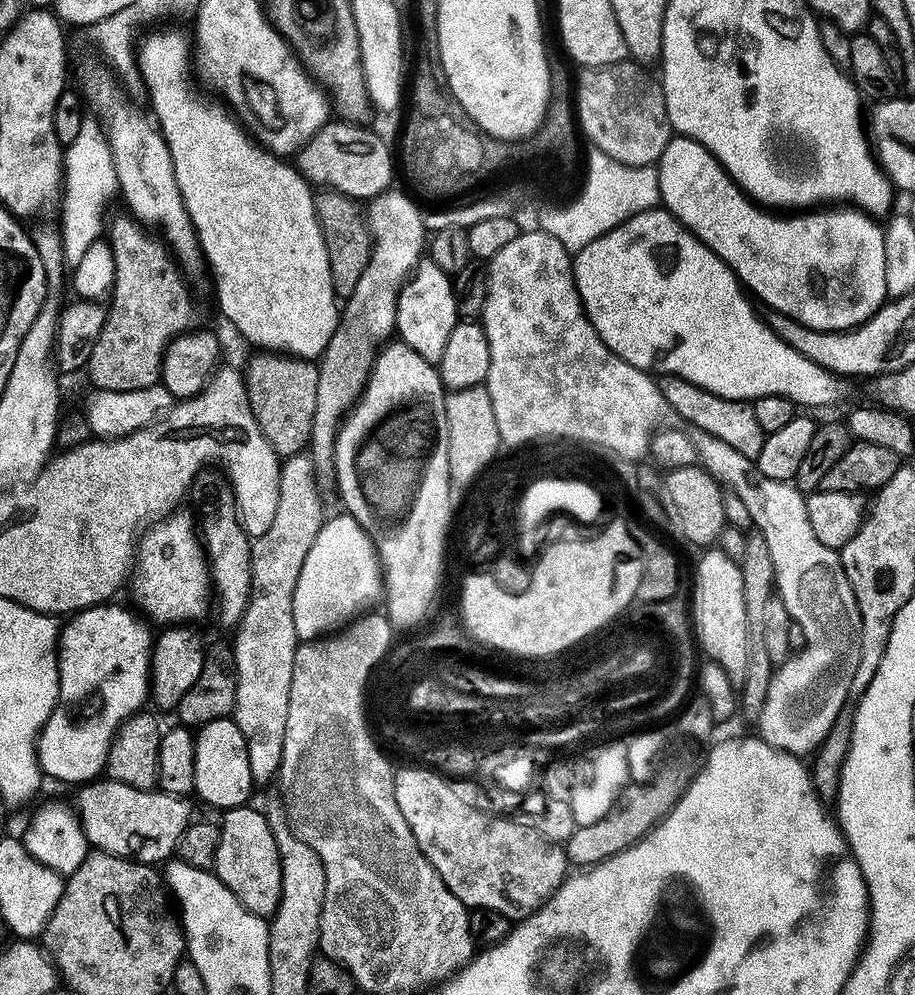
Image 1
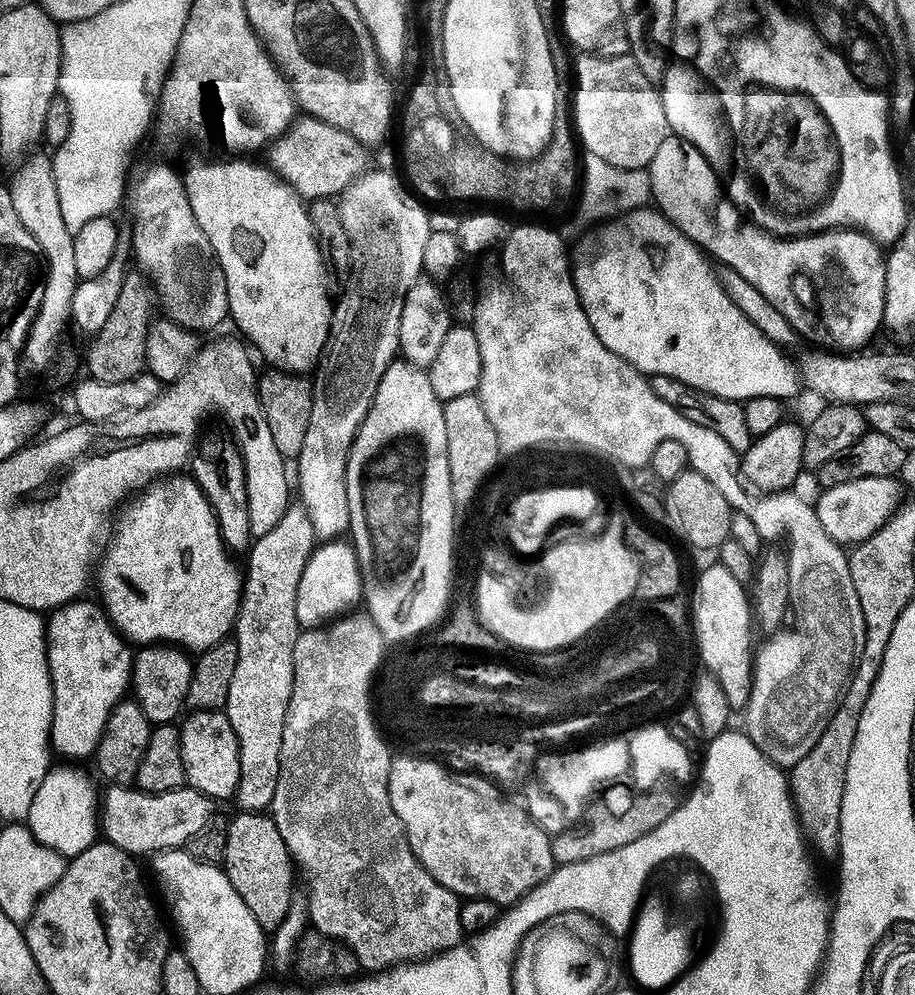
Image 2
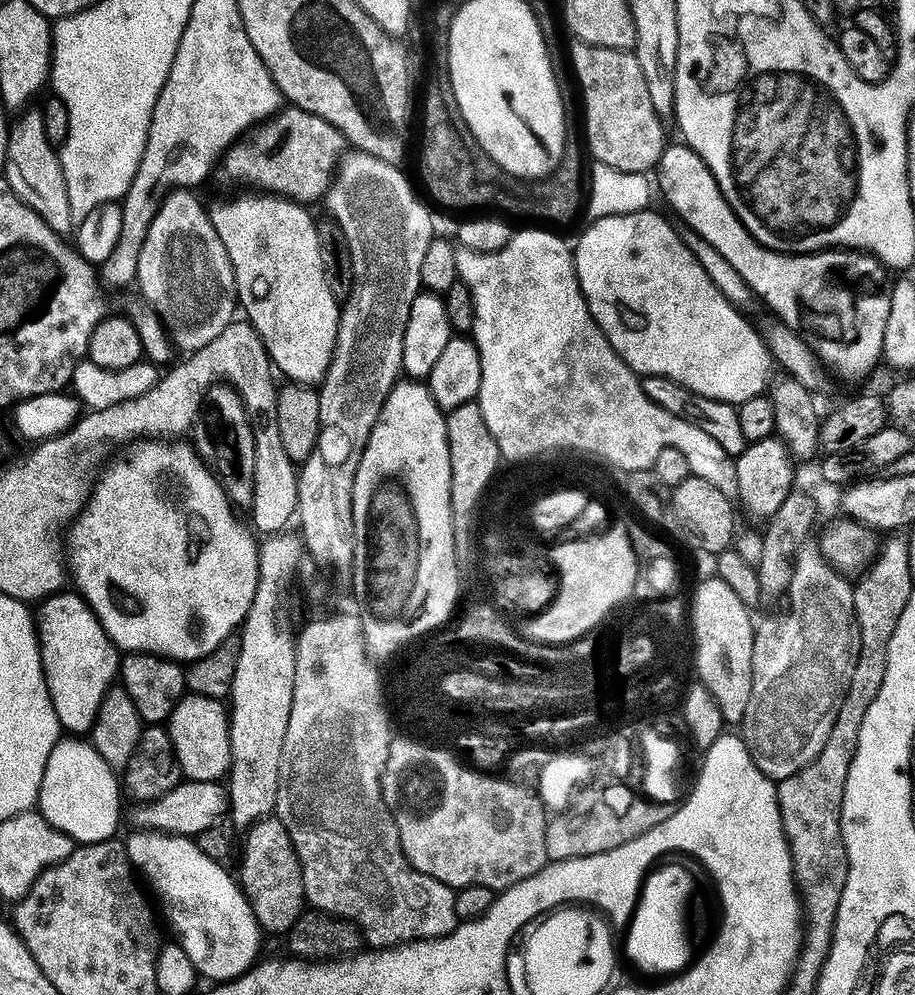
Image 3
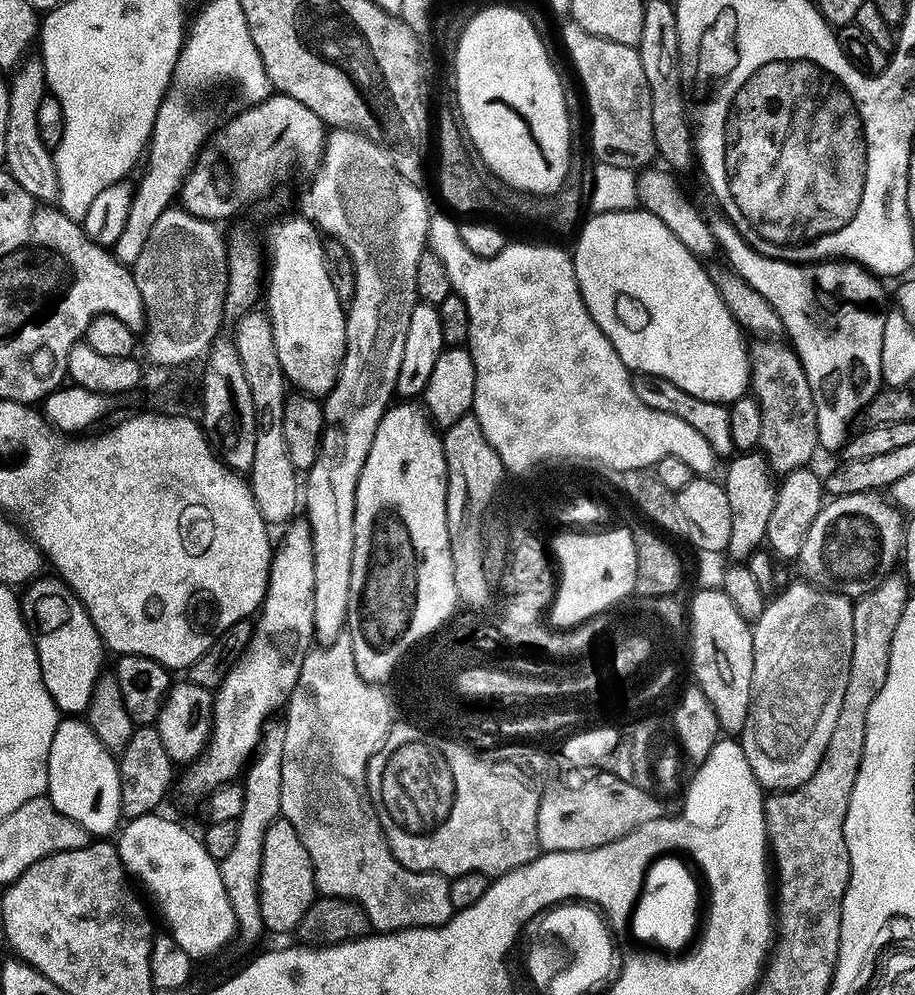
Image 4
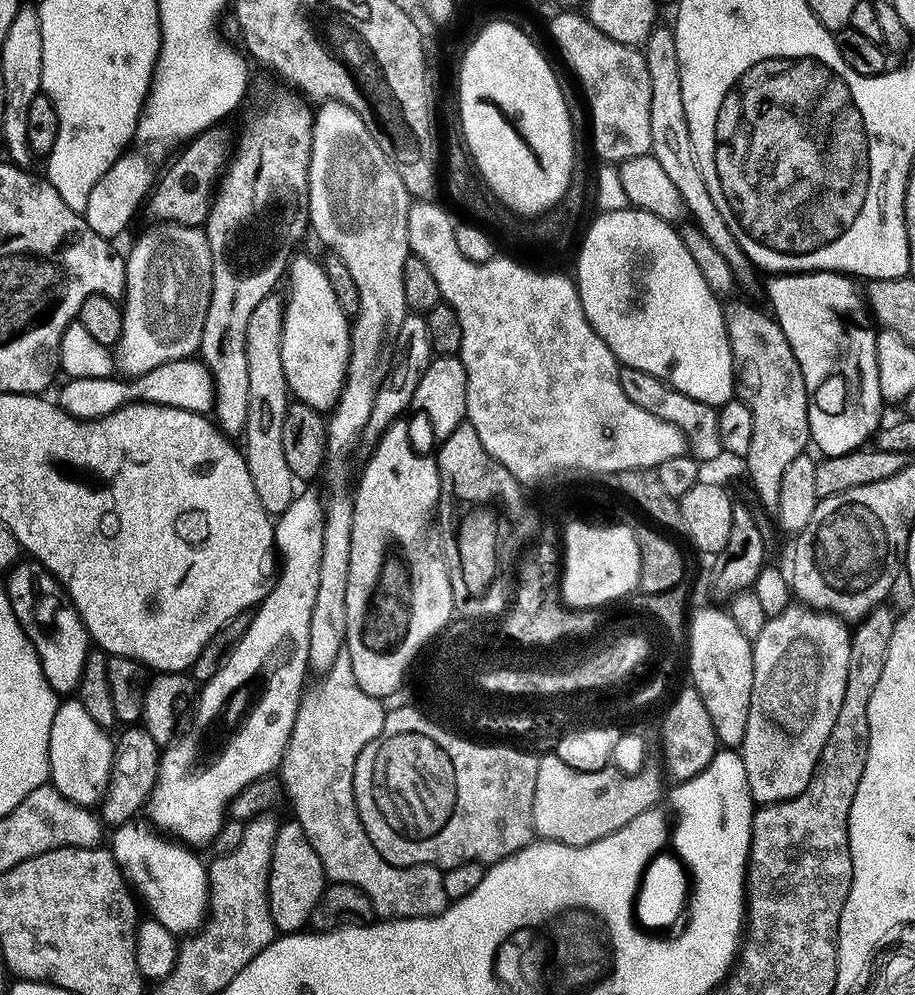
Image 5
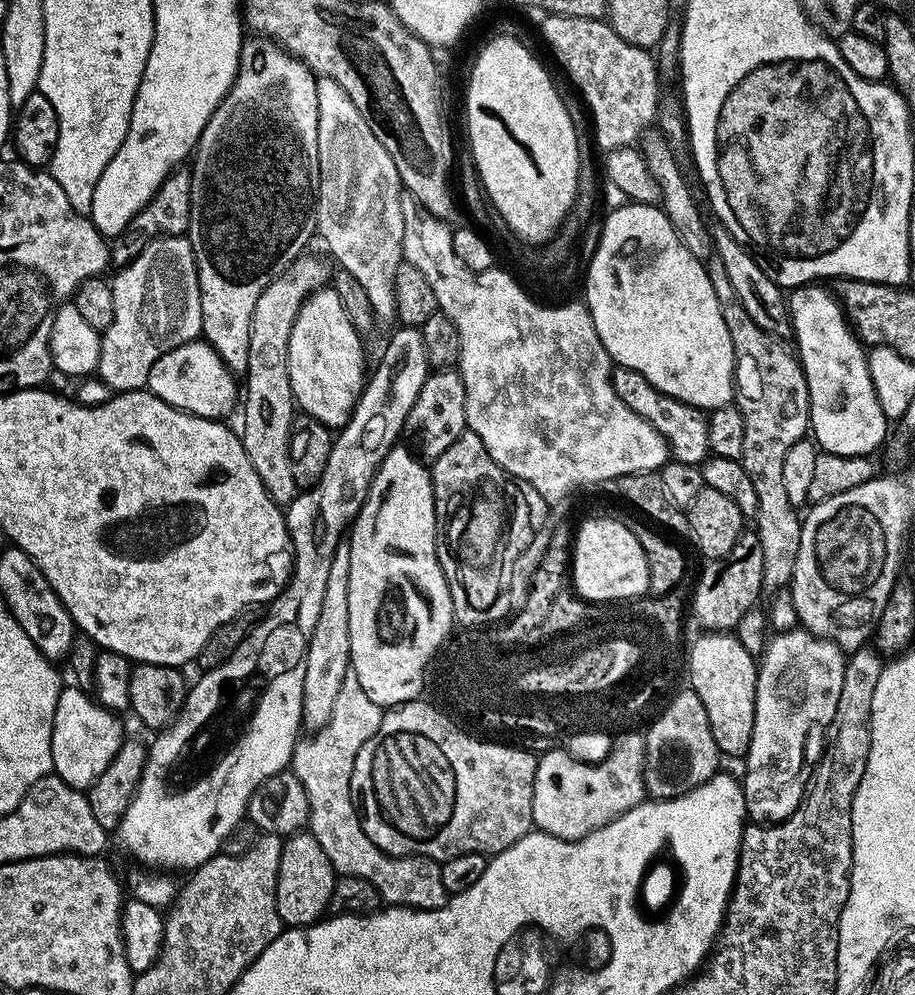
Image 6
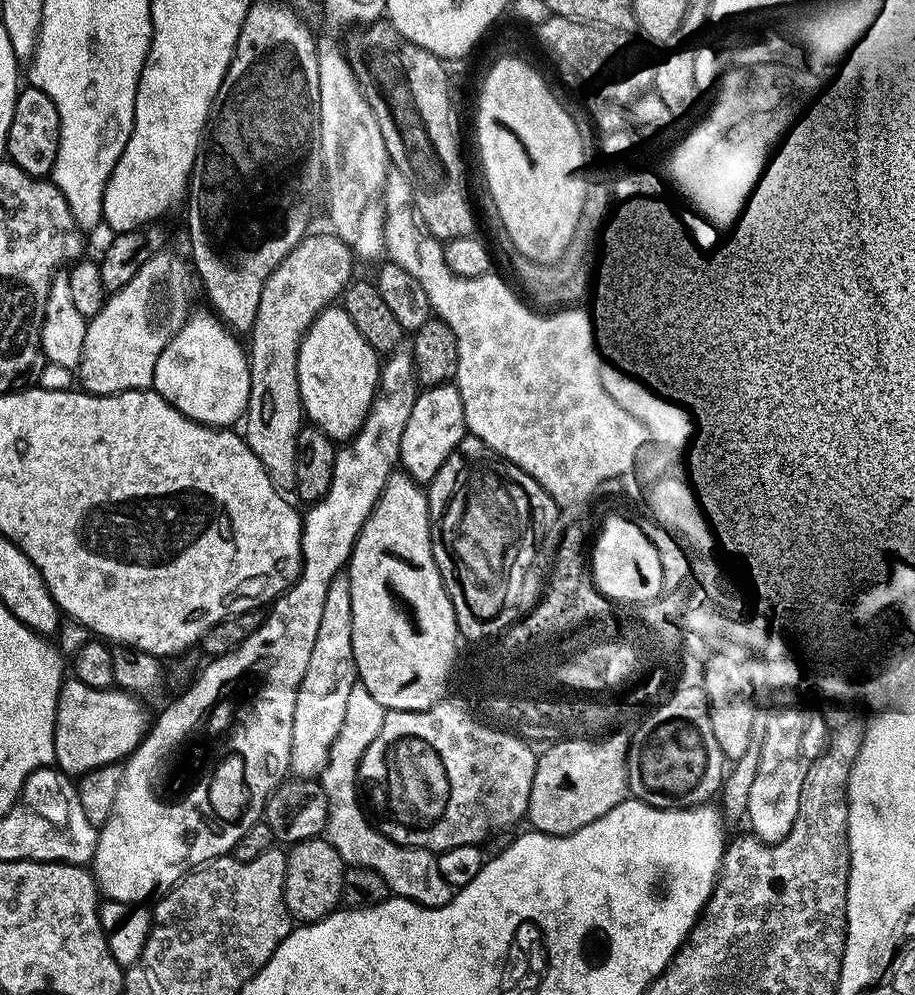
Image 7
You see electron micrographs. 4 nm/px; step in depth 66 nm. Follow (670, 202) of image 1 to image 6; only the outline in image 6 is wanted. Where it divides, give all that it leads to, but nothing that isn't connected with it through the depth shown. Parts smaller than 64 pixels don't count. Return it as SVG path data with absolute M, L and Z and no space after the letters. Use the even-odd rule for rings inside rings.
M812 284L809 288L800 288L796 293L787 297L788 302L788 314L790 317L790 328L794 333L796 332L796 348L795 351L798 353L798 359L804 370L804 380L808 383L808 418L810 421L810 432L816 440L821 444L823 451L833 452L835 455L842 456L866 456L875 453L875 448L879 449L881 445L885 443L886 437L890 432L890 420L889 417L884 415L882 406L878 402L876 397L876 387L872 381L872 375L868 369L868 352L866 351L865 345L862 343L859 336L856 335L855 331L850 327L845 315L844 309L840 307L835 295L831 291L828 292L824 288L819 288L818 285Z

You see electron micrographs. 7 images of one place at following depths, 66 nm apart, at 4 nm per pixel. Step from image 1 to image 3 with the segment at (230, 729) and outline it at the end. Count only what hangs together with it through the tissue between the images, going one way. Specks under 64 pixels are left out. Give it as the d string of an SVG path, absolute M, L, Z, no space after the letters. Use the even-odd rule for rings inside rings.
M185 694L174 706L168 715L166 727L184 780L220 782L227 777L228 769L232 766L229 723L230 712L224 700Z

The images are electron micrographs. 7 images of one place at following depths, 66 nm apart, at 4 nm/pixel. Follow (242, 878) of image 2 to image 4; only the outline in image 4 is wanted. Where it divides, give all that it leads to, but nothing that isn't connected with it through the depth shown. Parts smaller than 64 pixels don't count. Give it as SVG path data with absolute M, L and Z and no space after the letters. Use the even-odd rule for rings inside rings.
M272 820L262 842L260 862L260 909L265 929L269 933L295 933L296 927L302 922L302 916L306 910L310 910L317 898L312 863L306 854L306 846L302 846L302 838L298 838L294 826L290 826L288 820Z

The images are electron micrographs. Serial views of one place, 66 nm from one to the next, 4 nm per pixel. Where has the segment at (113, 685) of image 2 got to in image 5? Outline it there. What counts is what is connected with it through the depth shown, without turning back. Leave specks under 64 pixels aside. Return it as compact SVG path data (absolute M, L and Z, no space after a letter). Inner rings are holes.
M24 558L13 564L6 579L10 606L38 654L46 682L57 694L75 693L86 666L90 637L67 590L51 572L32 558Z

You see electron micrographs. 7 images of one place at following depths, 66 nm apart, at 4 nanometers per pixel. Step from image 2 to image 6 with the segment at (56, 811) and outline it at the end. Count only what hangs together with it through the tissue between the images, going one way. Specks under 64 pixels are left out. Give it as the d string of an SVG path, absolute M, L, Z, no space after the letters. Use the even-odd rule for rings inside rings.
M61 687L58 694L52 723L52 767L55 775L62 777L71 788L86 790L120 753L125 743L124 728L113 709L95 699L92 701L83 687L75 687Z

